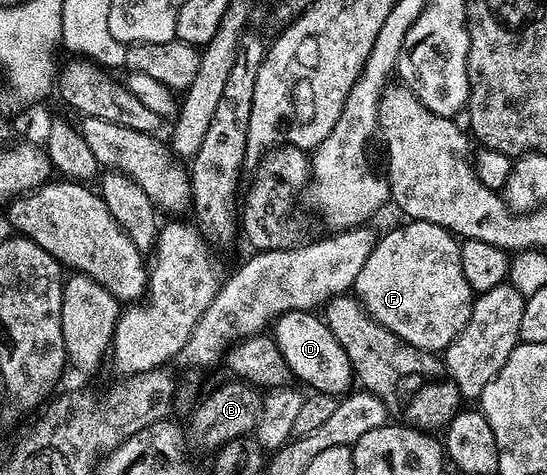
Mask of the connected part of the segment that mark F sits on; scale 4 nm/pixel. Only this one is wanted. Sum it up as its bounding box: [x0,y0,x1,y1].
[353,220,473,354]

